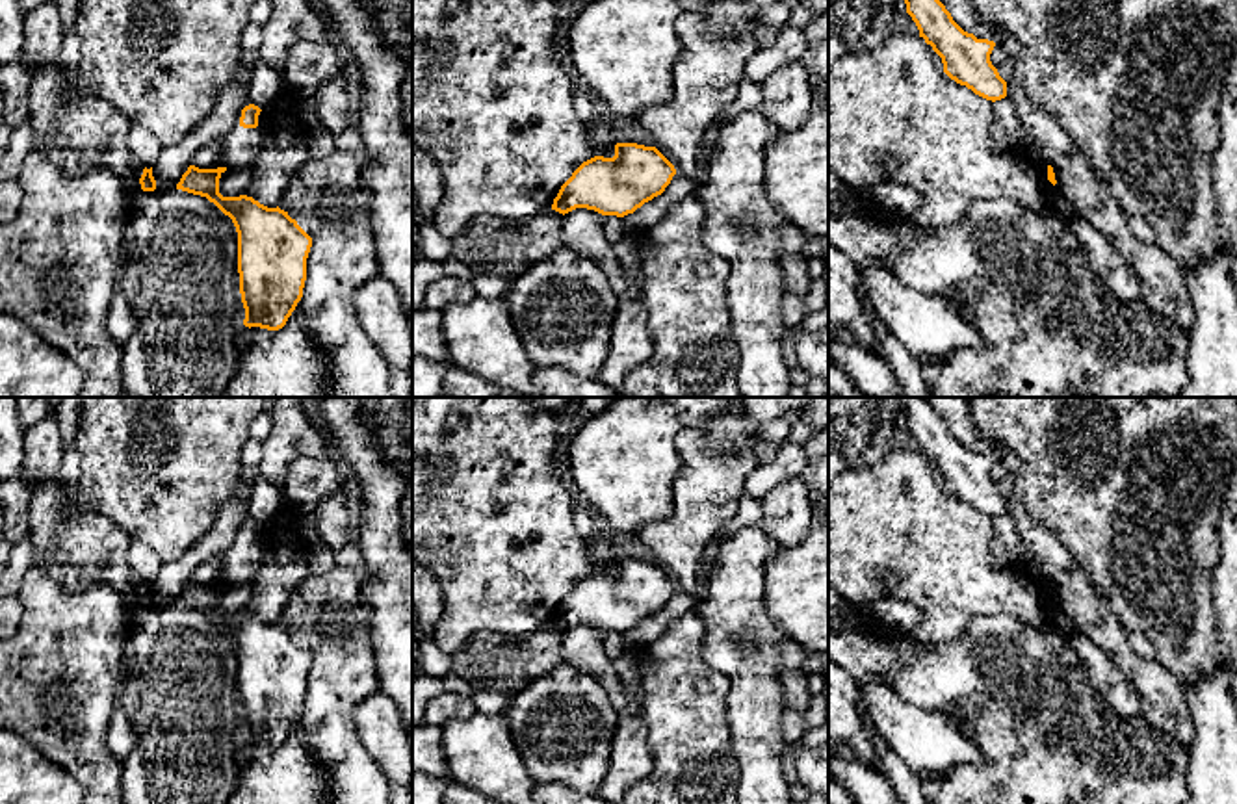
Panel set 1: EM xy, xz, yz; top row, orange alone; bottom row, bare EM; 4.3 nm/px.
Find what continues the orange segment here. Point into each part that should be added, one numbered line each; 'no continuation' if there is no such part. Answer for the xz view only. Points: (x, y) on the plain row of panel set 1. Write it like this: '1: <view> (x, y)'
no continuation

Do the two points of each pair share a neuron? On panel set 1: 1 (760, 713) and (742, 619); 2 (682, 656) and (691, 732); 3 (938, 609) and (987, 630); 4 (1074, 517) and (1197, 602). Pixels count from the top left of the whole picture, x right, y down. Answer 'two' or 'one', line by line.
1: one
2: one
3: two
4: one

